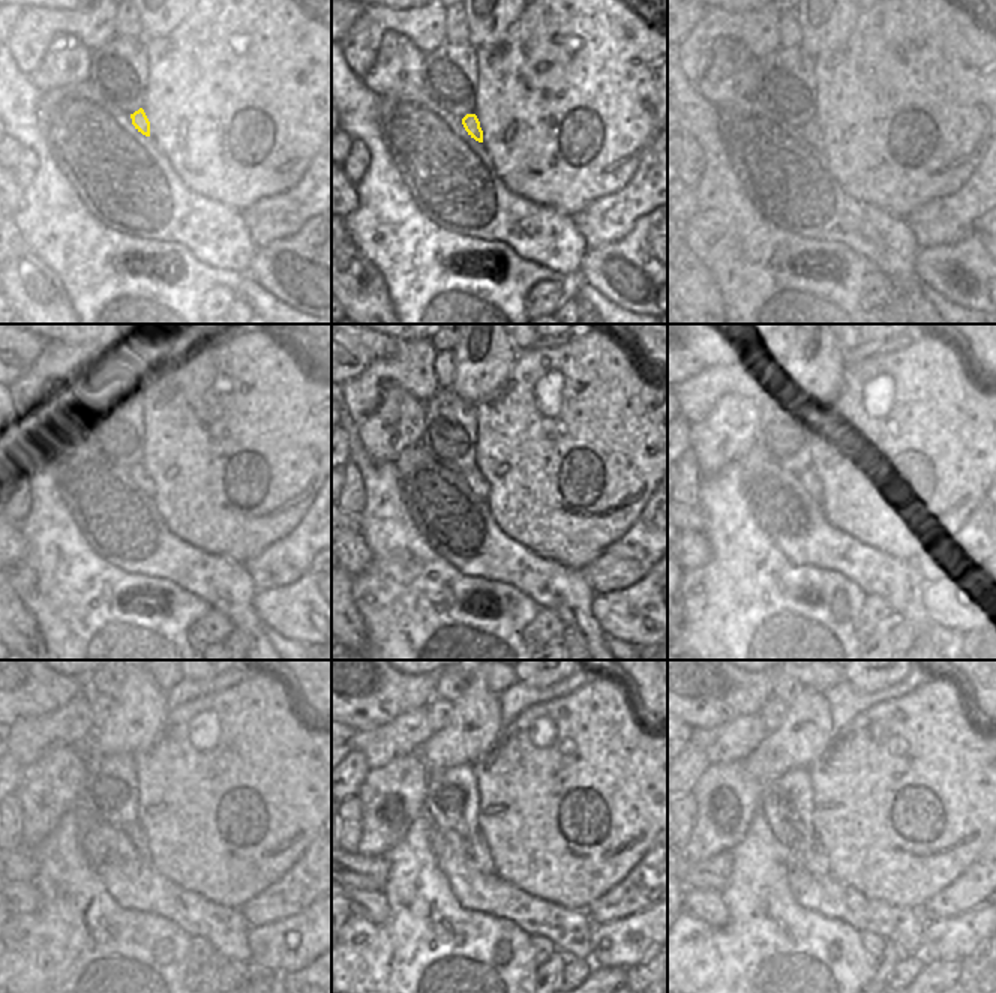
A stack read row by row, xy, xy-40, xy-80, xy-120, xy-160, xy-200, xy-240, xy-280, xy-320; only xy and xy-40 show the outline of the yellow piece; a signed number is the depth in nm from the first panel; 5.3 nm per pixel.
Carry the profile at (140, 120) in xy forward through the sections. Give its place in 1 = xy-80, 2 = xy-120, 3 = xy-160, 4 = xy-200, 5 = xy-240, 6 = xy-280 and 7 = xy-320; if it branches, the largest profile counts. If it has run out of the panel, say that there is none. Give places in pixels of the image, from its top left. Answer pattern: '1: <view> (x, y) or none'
1: xy-80 (810, 131)
2: xy-120 (137, 471)
3: xy-160 (474, 479)
4: xy-200 (809, 480)
5: xy-240 (135, 833)
6: xy-280 (479, 854)
7: xy-320 (813, 857)

